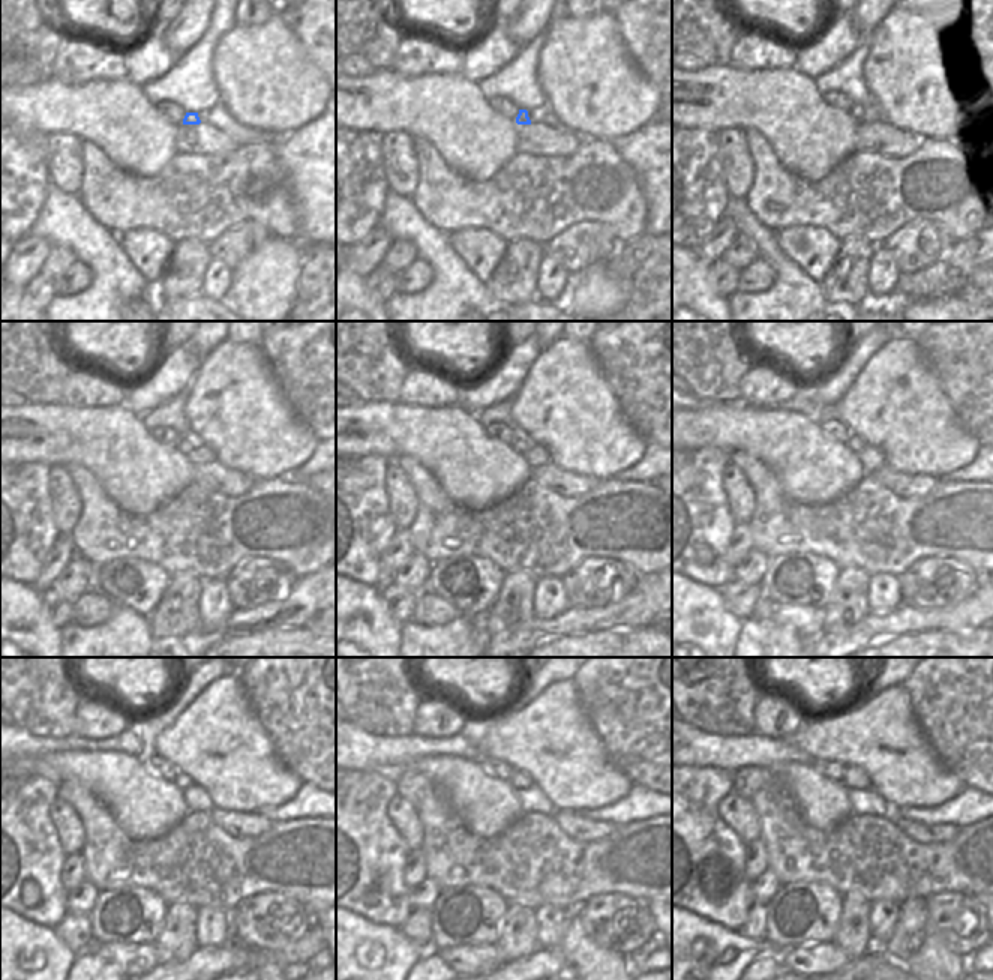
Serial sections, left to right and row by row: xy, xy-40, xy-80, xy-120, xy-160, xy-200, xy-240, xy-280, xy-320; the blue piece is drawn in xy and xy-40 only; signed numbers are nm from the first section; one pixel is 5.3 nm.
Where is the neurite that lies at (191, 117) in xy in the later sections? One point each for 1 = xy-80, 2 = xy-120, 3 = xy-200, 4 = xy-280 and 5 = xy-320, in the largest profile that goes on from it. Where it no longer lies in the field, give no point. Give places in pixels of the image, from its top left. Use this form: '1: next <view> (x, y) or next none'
1: next xy-80 (857, 110)
2: next xy-120 (185, 446)
3: next xy-200 (855, 444)
4: next xy-280 (519, 779)
5: next xy-320 (855, 778)

